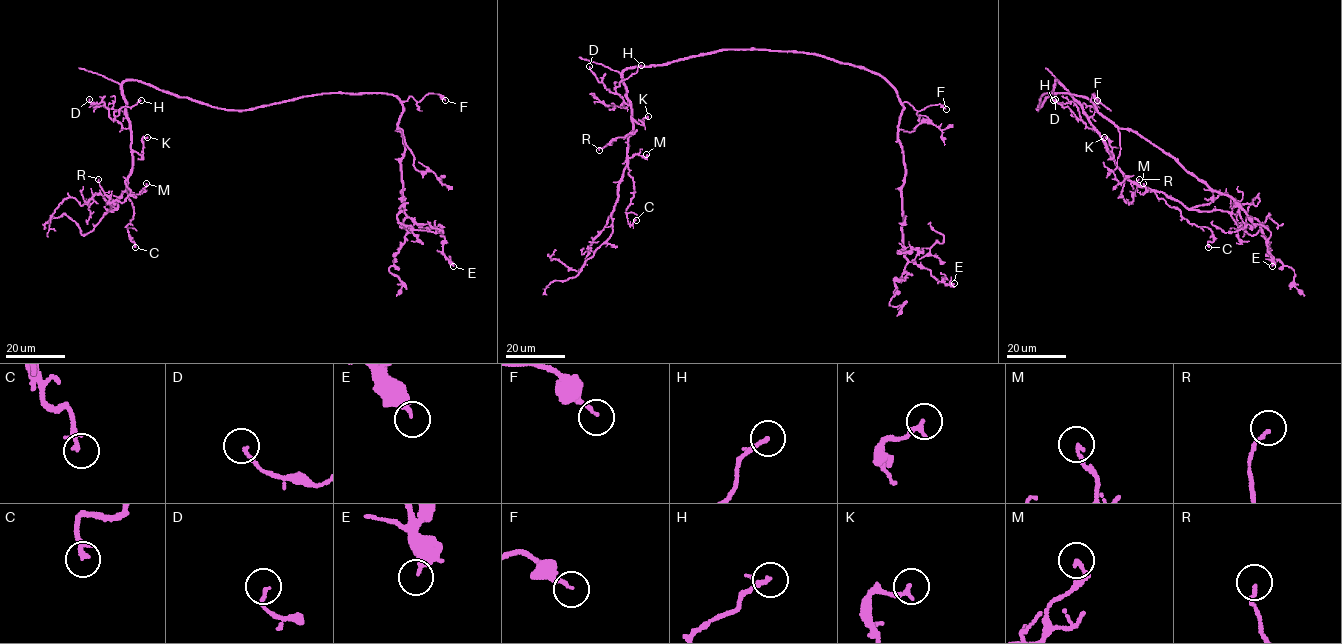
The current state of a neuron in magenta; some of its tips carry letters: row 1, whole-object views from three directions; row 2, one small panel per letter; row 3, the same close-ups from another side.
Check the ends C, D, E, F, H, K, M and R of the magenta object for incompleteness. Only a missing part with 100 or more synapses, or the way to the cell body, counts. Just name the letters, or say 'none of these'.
none of these

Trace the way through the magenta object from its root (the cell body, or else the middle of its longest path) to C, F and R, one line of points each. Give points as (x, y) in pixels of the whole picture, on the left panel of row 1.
C: (255, 108), (224, 110), (136, 80), (122, 84), (132, 156), (127, 192), (133, 207), (125, 226), (135, 247)
F: (255, 108), (330, 93), (384, 93), (401, 101), (412, 97), (418, 102), (437, 94), (445, 100)
R: (255, 108), (217, 108), (127, 79), (130, 193), (122, 202), (110, 202), (98, 179)

